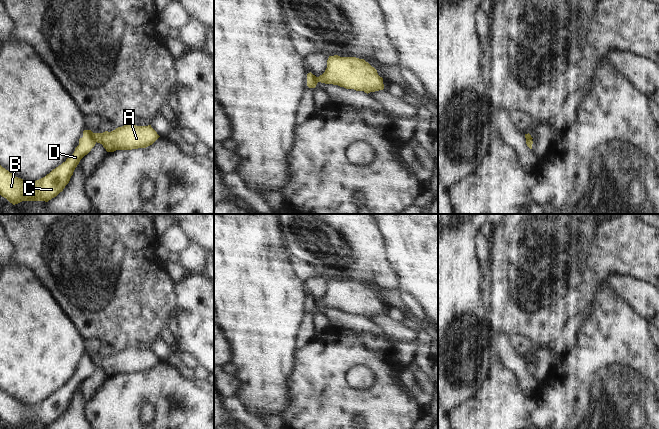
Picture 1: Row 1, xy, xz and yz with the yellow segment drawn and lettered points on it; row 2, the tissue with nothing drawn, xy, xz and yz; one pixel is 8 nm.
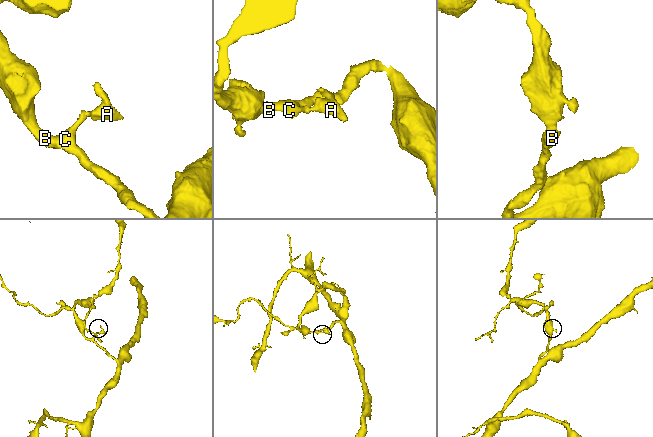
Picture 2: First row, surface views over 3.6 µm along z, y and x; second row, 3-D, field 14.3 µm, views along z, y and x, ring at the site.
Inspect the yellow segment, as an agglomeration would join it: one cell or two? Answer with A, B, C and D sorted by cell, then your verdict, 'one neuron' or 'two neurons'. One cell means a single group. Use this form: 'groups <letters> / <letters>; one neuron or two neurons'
groups A / B C D; two neurons

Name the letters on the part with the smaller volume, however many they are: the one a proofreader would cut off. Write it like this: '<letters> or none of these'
A

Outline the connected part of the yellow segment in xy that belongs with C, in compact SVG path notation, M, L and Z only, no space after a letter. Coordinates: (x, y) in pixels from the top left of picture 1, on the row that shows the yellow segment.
M84 130L74 153L45 177L26 182L0 165L0 195L13 205L22 201L48 202L63 191L80 160L95 146L91 130Z

